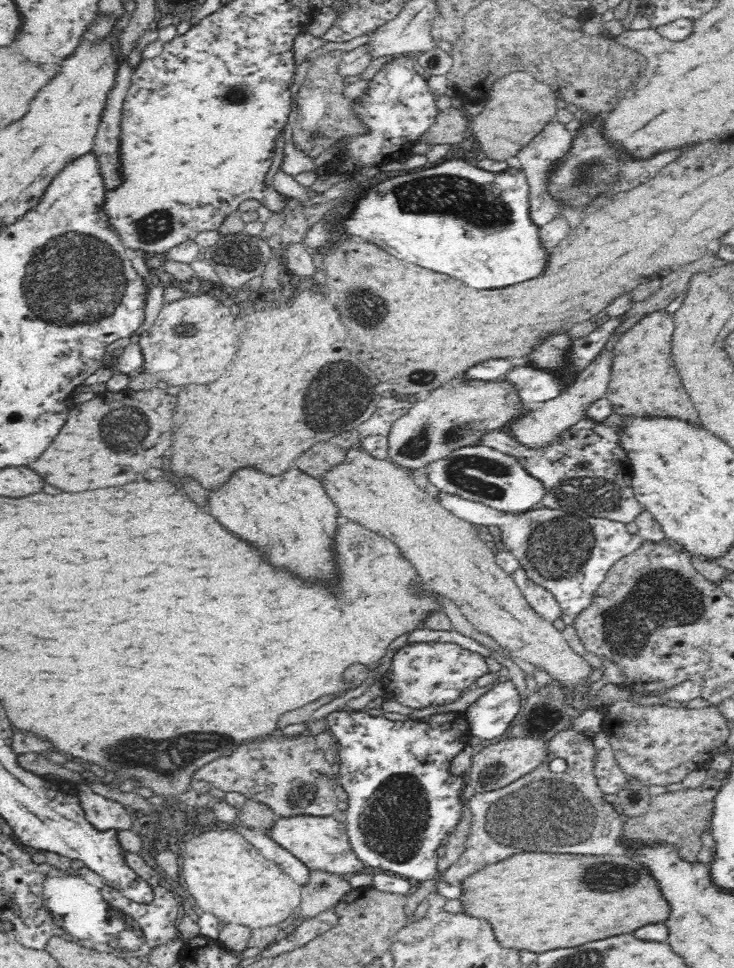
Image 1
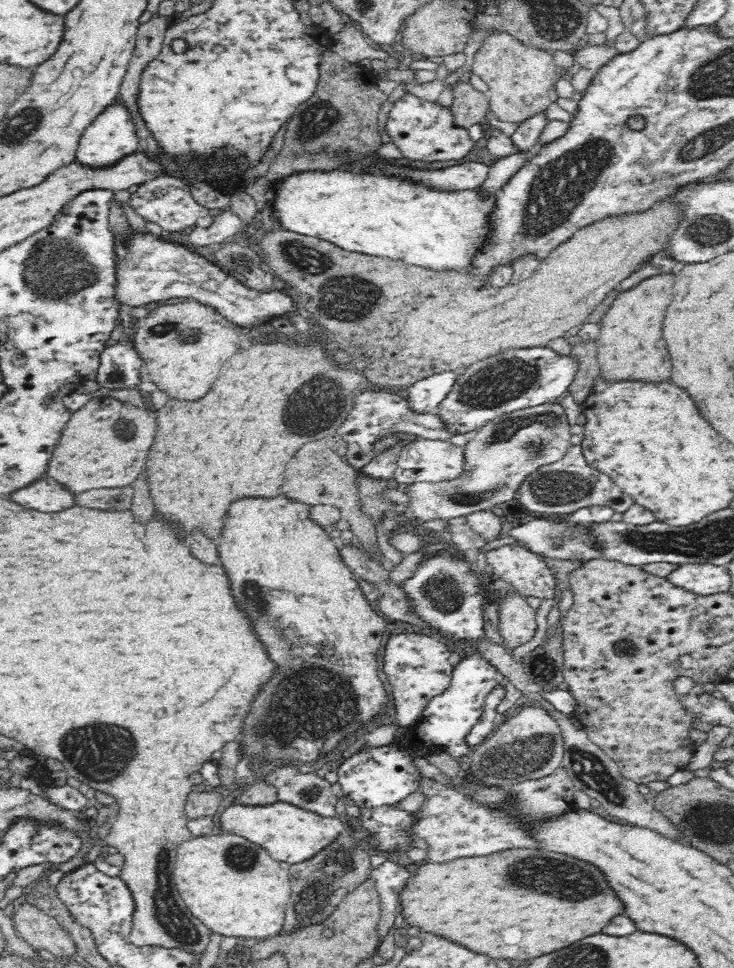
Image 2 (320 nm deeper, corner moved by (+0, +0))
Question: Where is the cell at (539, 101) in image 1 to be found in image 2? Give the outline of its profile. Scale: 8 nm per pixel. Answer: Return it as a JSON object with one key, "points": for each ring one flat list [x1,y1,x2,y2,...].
{"points":[[506,32,488,36,473,58,472,73,488,85,489,111,500,122,518,124,540,114,553,103,548,95,557,80,553,53,526,46]]}

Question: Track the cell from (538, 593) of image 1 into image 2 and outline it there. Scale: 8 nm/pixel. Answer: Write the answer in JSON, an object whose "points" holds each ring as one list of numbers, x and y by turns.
{"points":[[518,544,502,545,486,552,495,579,505,580,521,595,548,600,556,592,552,570,542,558]]}

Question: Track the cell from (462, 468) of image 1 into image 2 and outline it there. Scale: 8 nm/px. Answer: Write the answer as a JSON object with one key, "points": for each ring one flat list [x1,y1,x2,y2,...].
{"points":[[418,438,404,448,398,460,397,473,391,478,395,484,448,483,459,480,466,472,466,449,450,441]]}

